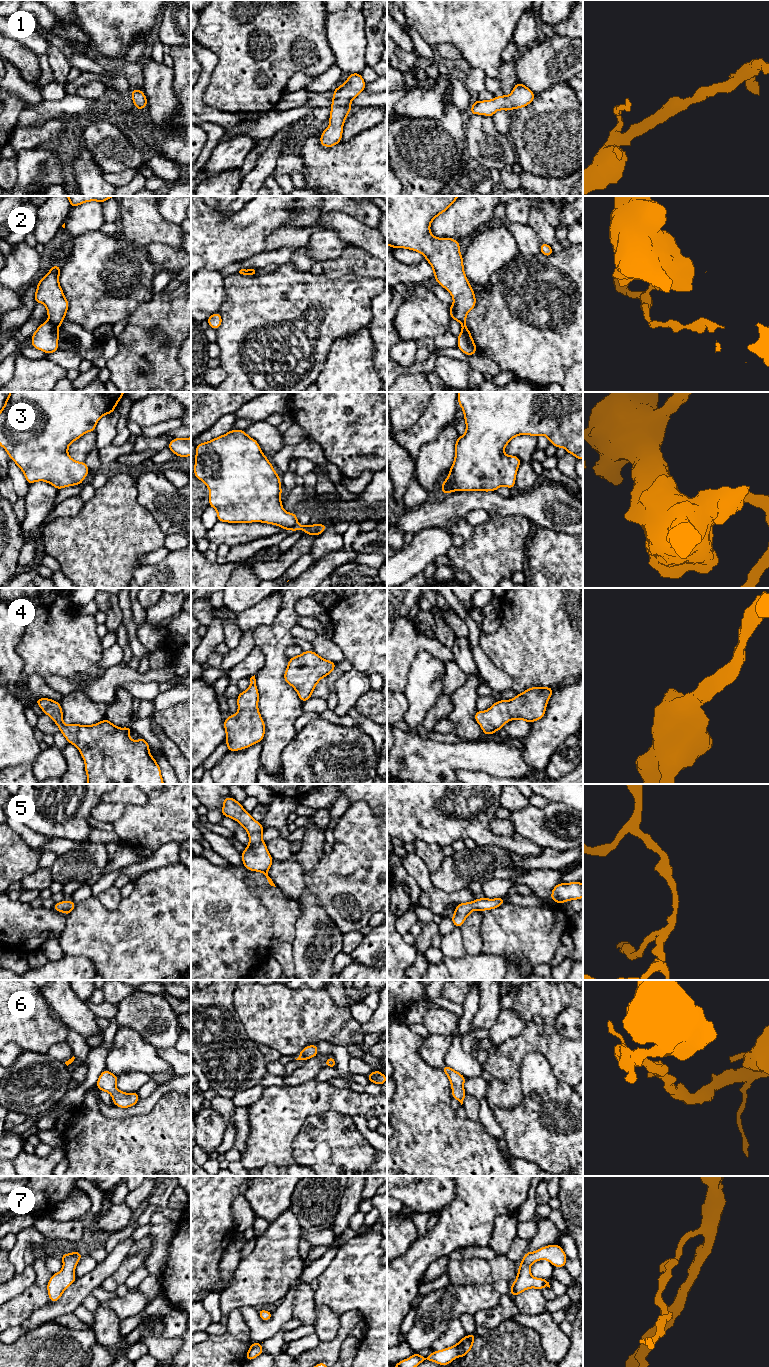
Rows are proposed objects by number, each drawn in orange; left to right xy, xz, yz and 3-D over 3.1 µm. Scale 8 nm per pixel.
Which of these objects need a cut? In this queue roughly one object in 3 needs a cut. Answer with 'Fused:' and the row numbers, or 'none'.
Fused: 2

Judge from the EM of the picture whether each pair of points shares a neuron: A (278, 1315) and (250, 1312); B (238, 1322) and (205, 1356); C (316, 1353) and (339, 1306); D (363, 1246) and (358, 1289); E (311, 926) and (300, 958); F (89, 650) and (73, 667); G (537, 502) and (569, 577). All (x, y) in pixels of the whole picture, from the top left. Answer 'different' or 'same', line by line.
A: same
B: same
C: different
D: same
E: same
F: same
G: different

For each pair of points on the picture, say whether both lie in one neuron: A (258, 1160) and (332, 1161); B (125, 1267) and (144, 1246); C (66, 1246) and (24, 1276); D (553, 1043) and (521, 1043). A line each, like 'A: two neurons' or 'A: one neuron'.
A: two neurons
B: two neurons
C: two neurons
D: one neuron

